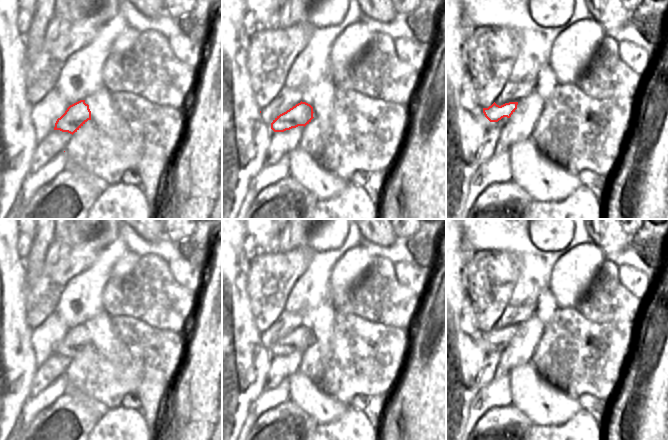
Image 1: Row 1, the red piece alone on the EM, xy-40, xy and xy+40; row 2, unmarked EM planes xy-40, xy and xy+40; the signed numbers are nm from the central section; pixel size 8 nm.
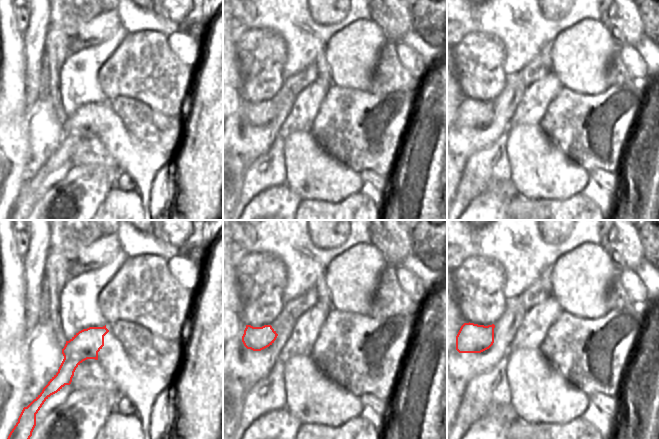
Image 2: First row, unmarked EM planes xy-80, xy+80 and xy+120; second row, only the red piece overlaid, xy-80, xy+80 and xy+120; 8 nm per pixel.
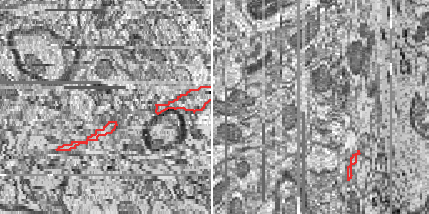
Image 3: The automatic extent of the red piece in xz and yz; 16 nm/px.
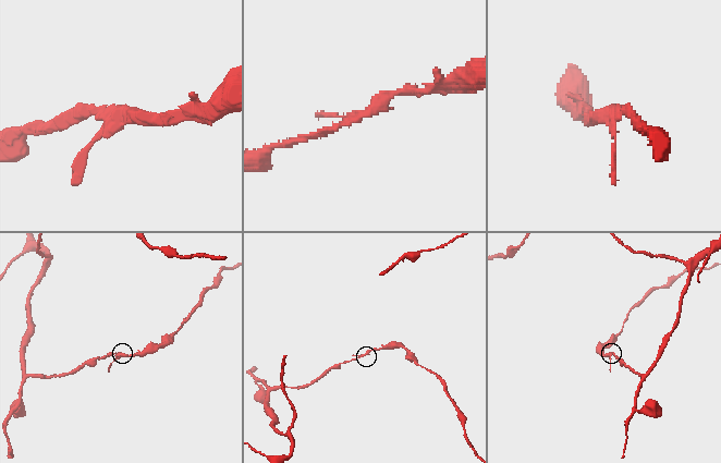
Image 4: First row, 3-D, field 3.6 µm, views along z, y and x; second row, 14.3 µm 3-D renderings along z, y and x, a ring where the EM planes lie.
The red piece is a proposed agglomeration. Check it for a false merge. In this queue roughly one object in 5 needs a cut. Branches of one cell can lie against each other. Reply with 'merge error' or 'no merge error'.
no merge error

